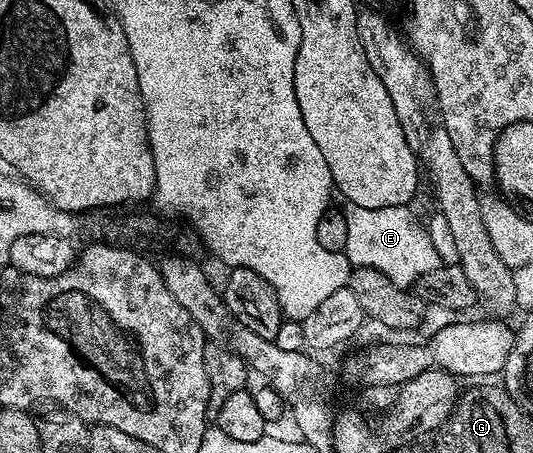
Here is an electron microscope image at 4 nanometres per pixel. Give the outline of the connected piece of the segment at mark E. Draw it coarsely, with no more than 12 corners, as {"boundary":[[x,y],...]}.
{"boundary":[[346,204],[344,254],[410,288],[443,257],[406,205]]}

